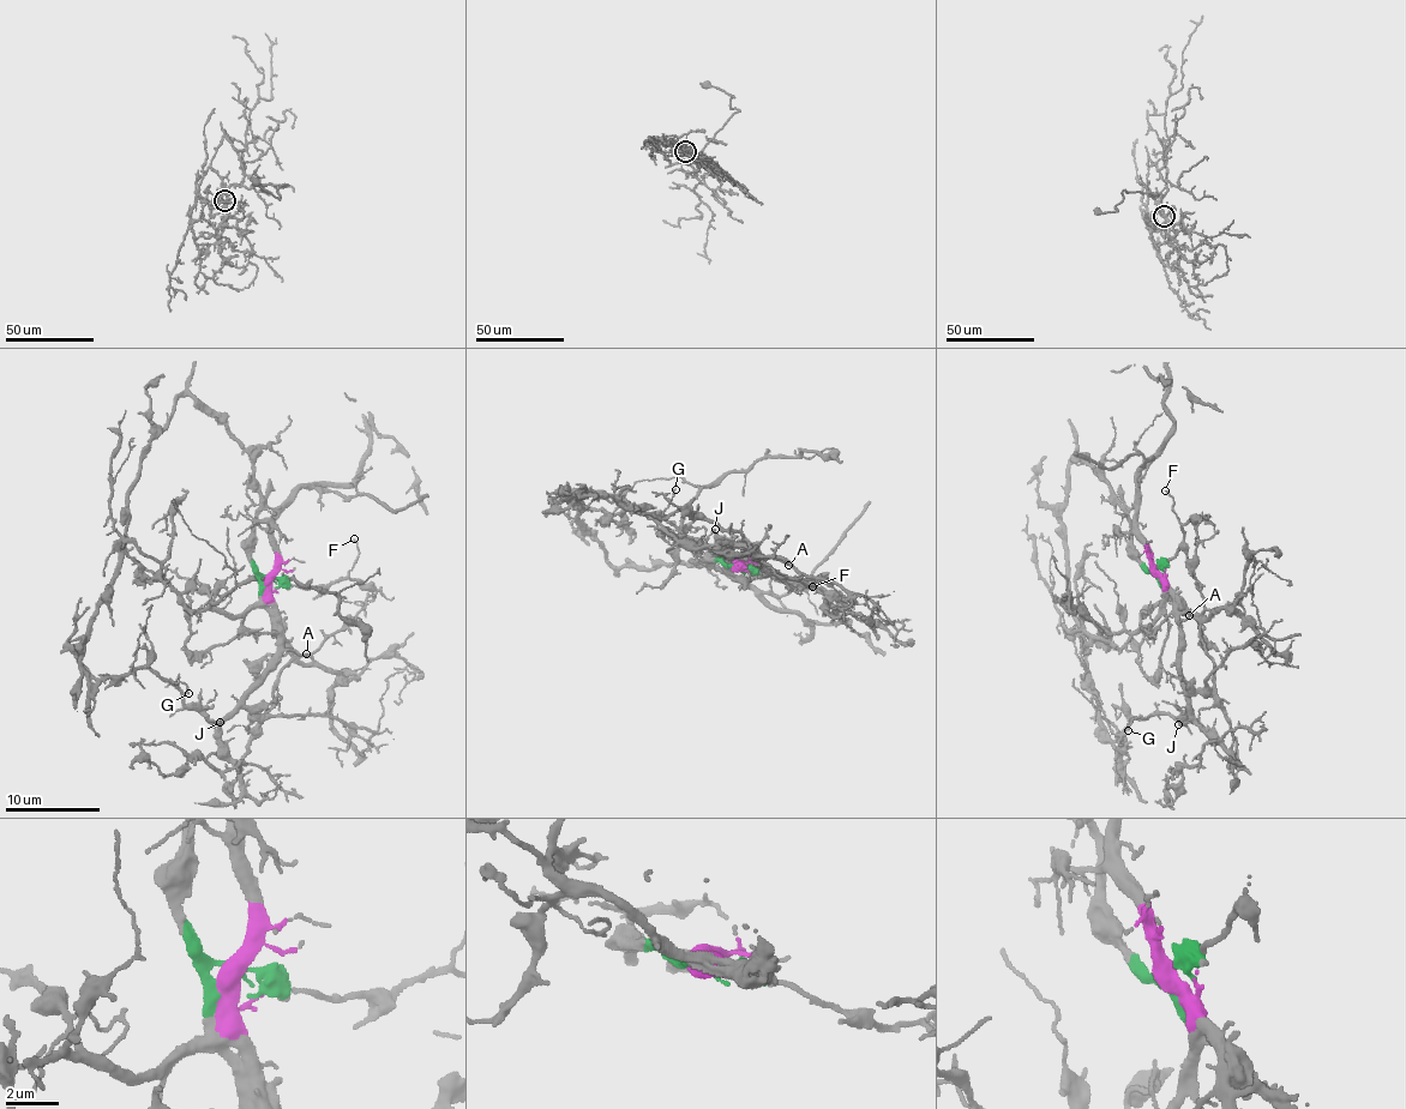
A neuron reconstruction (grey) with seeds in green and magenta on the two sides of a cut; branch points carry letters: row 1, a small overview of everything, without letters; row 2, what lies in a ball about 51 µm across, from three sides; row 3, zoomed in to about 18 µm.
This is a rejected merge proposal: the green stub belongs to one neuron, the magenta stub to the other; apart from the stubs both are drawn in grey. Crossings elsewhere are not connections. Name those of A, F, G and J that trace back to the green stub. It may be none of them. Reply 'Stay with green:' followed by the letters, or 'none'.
Stay with green: F

